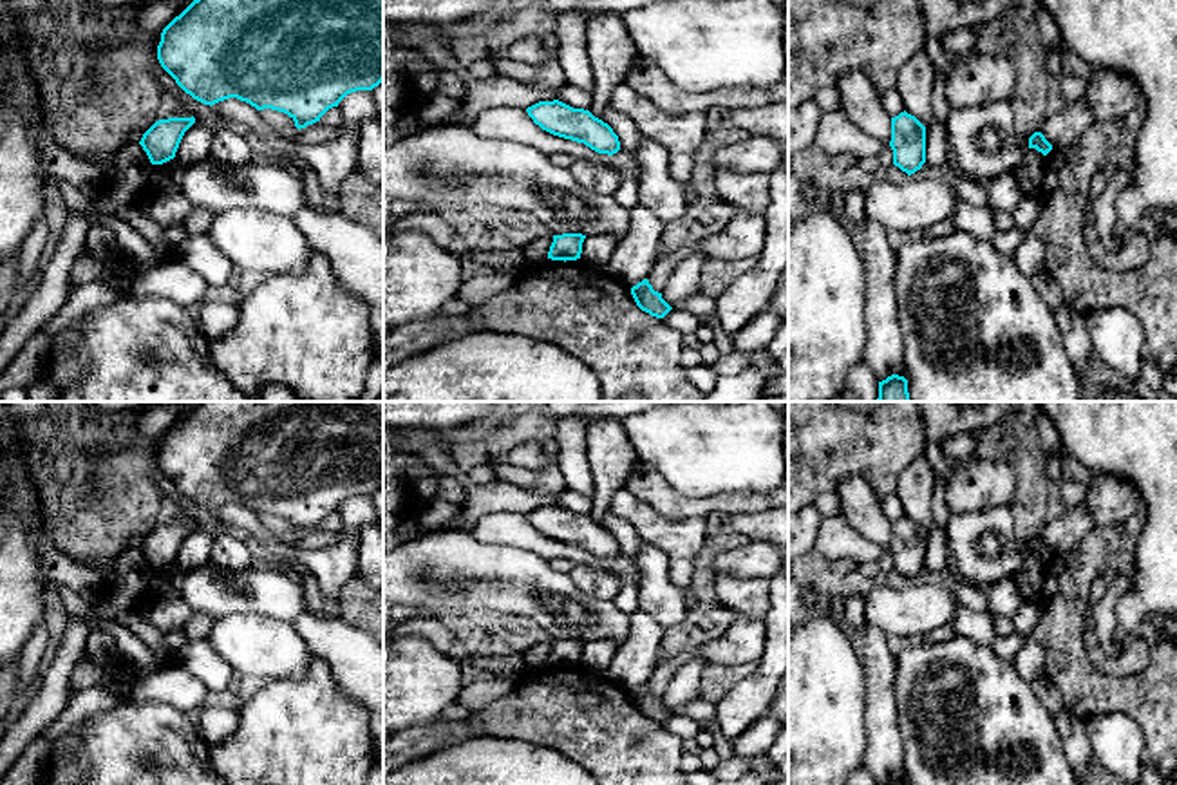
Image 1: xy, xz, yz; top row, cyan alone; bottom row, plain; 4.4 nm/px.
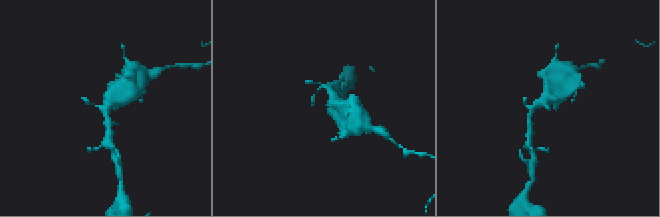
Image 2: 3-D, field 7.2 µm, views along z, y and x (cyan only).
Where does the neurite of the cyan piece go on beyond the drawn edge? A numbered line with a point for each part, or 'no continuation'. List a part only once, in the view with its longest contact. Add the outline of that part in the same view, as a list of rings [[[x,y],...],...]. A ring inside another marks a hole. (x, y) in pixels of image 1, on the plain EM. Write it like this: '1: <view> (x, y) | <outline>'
no continuation

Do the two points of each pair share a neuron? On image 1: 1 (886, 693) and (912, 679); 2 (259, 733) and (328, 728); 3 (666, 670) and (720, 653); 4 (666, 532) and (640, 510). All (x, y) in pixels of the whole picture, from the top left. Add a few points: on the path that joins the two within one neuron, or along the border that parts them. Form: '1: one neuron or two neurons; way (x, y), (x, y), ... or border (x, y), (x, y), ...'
1: two neurons; border (895, 657), (895, 709), (903, 729)
2: one neuron; way (275, 729), (311, 729)
3: one neuron; way (678, 661), (693, 653), (707, 653)
4: one neuron; way (660, 530), (646, 516)

